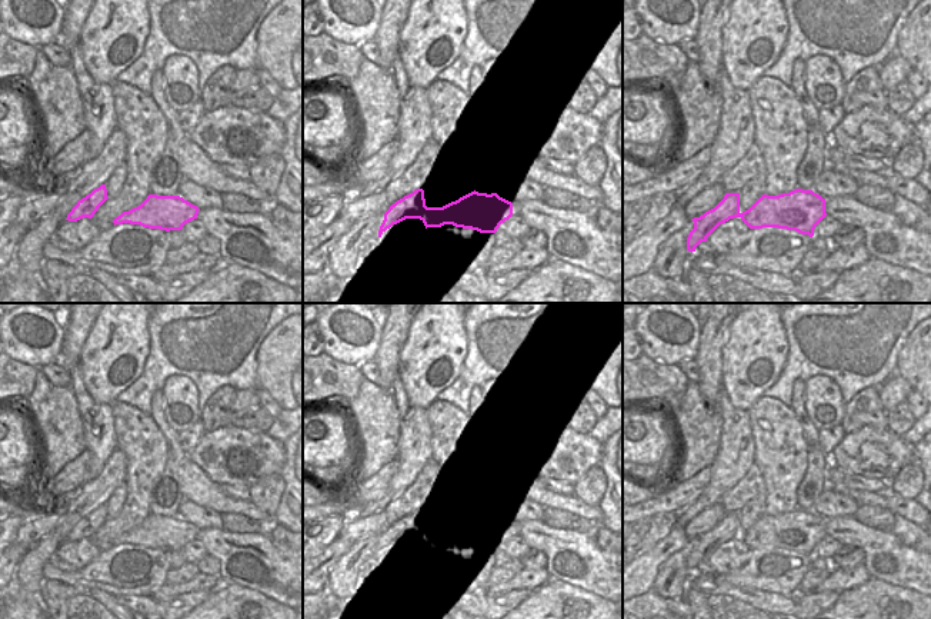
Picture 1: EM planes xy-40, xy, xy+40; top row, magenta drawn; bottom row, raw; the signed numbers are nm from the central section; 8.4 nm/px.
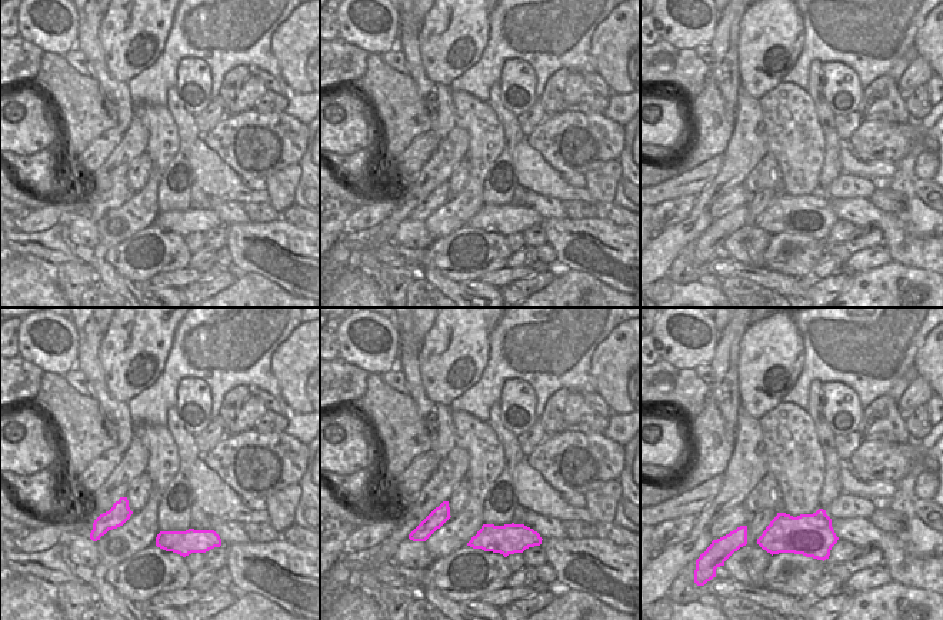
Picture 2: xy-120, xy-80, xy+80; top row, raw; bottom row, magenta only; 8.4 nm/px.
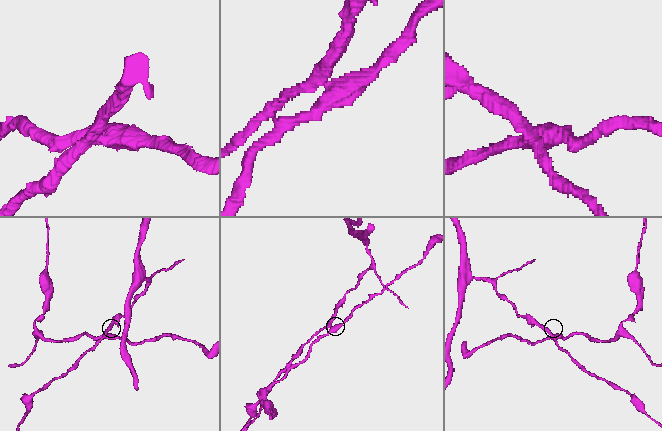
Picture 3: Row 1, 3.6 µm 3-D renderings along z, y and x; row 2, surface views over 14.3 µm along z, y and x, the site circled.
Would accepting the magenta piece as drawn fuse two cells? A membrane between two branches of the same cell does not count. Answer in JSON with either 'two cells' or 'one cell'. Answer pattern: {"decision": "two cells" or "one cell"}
{"decision": "two cells"}

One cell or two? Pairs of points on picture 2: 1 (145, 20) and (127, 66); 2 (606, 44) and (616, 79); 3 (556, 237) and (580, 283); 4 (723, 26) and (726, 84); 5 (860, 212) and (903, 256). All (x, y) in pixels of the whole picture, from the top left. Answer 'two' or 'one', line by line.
1: one
2: one
3: two
4: one
5: one

